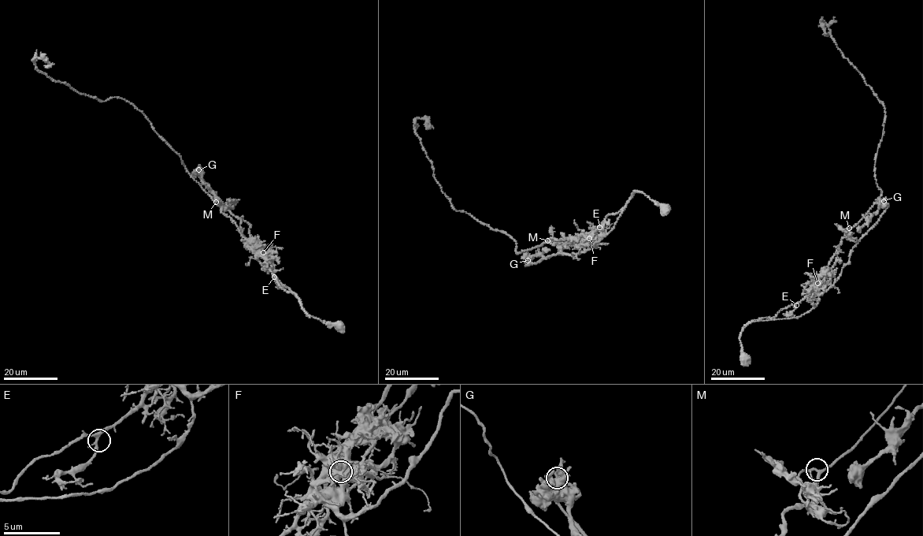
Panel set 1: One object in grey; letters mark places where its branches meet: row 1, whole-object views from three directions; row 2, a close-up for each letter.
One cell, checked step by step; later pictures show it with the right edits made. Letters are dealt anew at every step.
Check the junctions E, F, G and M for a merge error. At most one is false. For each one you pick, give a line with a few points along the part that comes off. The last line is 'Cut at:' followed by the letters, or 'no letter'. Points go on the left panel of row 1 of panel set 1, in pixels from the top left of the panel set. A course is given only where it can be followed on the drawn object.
F: course (264, 252), (255, 251), (140, 110), (56, 81), (34, 60), (49, 68)
Cut at: F

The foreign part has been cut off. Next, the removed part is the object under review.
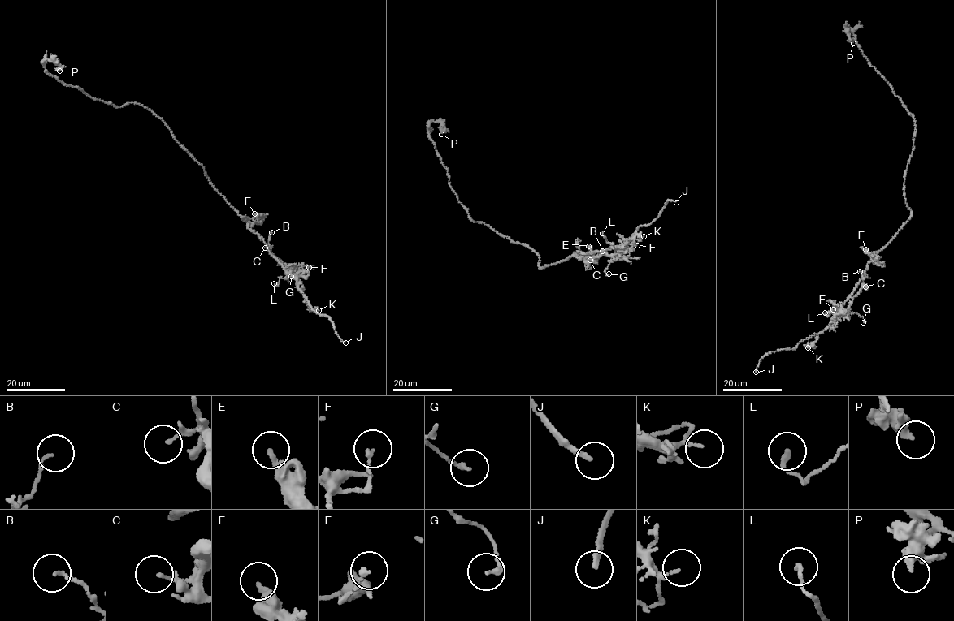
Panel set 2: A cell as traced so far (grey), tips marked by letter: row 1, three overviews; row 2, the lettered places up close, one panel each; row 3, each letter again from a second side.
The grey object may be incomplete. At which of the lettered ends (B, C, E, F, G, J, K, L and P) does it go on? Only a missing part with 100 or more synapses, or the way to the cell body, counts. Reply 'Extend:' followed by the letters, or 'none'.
Extend: J

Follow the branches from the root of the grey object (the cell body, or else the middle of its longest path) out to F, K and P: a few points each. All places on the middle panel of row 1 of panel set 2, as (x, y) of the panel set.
F: (539, 260), (539, 269), (573, 256), (575, 256), (578, 252), (591, 254), (629, 243), (637, 245)
K: (539, 260), (539, 269), (573, 256), (575, 256), (578, 252), (591, 254), (619, 247), (636, 235), (643, 236)
P: (539, 260), (529, 247), (471, 219), (450, 186), (447, 170), (427, 135), (429, 124), (440, 122), (441, 134)

